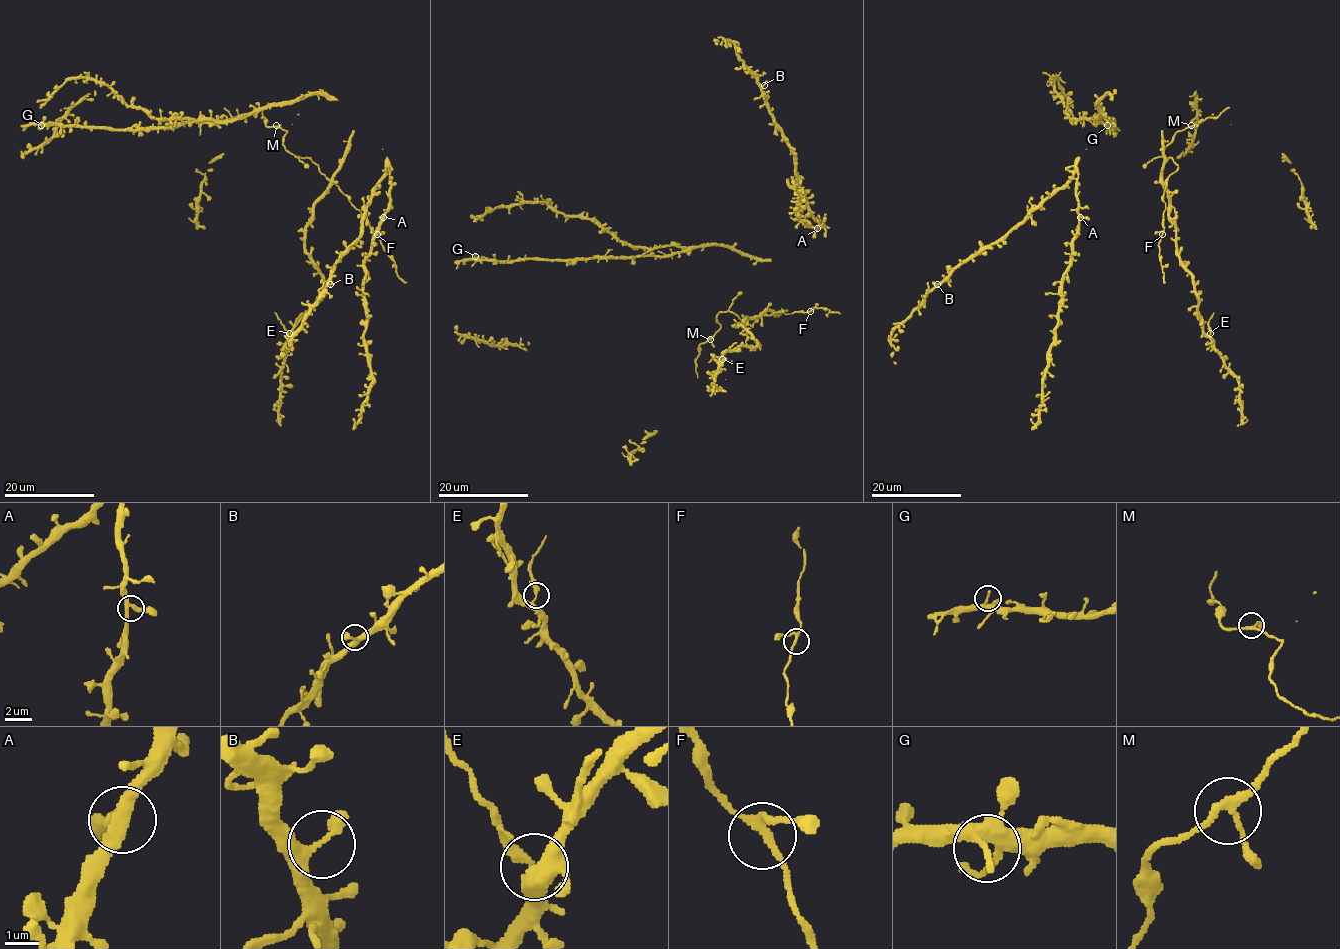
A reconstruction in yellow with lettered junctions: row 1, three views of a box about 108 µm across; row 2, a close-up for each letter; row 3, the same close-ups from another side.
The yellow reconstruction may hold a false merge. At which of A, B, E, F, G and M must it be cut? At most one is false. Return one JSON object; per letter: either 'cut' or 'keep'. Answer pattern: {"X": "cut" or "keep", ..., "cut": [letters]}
{"A": "keep", "B": "keep", "E": "cut", "F": "keep", "G": "keep", "M": "keep", "cut": ["E"]}

